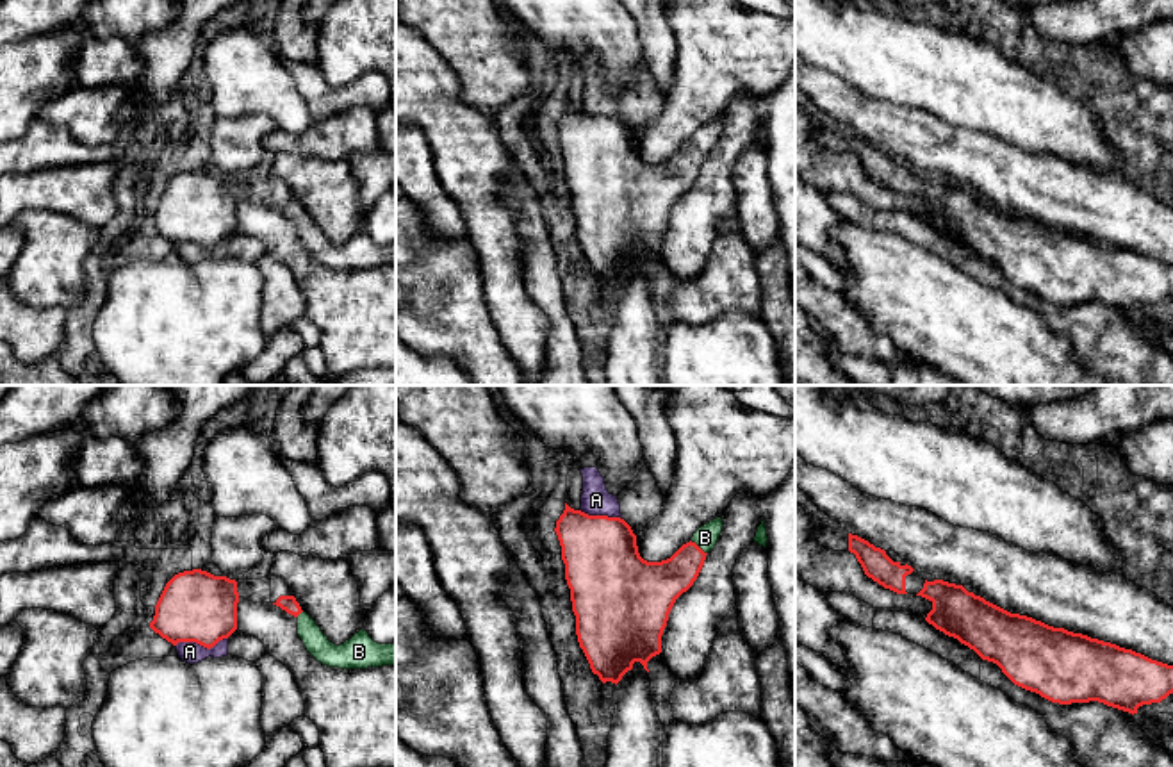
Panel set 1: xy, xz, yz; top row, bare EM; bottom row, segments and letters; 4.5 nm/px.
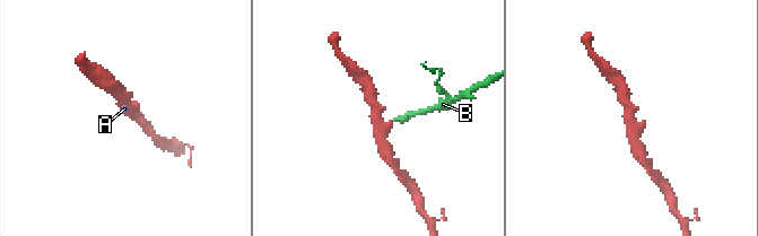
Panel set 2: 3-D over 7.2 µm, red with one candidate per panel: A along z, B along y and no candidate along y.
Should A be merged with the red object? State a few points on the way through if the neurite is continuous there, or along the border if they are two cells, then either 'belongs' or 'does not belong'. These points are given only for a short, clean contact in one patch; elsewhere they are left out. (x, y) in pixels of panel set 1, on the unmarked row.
border along xy (227, 238), (209, 248), (195, 243), (179, 243), (175, 247); does not belong

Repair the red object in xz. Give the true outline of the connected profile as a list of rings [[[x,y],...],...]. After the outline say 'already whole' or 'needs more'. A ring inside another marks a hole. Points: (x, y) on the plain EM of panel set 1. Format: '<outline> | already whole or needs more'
[[[565,103],[565,111],[556,121],[556,136],[562,146],[562,161],[565,164],[565,180],[570,189],[572,212],[576,216],[576,235],[590,269],[603,284],[619,284],[622,276],[640,262],[647,269],[647,262],[661,253],[661,235],[669,221],[669,214],[676,200],[686,193],[697,180],[706,155],[715,148],[722,134],[722,118],[701,127],[690,143],[683,144],[670,159],[661,162],[647,162],[640,157],[636,136],[620,118],[588,116],[574,111]]] | needs more

